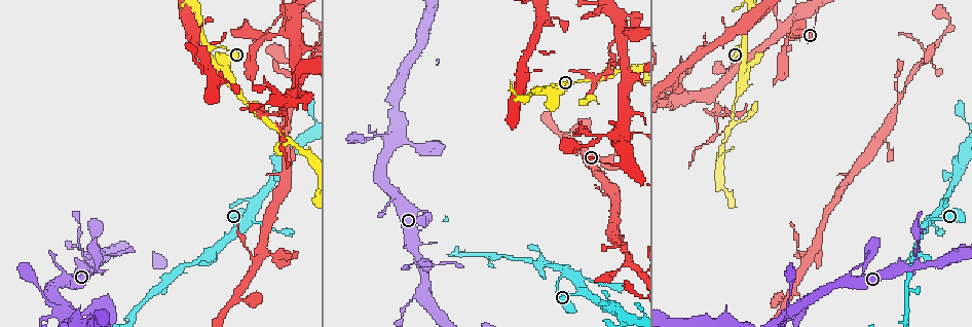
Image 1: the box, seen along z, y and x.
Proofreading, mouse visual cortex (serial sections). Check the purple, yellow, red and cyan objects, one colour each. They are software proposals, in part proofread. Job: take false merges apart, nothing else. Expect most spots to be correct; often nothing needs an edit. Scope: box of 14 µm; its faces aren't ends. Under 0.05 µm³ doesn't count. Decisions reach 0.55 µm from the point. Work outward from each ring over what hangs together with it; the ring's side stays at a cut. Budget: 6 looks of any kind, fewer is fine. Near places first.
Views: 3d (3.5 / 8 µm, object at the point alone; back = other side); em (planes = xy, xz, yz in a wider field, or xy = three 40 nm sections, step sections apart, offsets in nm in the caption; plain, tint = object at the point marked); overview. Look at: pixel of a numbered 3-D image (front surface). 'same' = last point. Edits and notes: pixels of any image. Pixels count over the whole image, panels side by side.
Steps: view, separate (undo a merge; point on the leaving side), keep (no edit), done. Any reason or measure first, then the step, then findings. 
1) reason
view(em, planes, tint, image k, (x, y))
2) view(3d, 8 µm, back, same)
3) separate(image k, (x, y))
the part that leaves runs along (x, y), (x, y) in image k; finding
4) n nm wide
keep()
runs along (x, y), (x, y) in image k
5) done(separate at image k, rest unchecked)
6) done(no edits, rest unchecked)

view(3d, 3.5 µm, image 1, (927, 221))

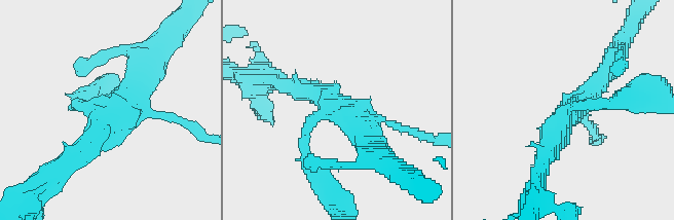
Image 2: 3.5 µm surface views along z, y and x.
4 arms; arms of 150, 200, 300, 300 nm
view(em, planes, tint, image 2, (330, 108))

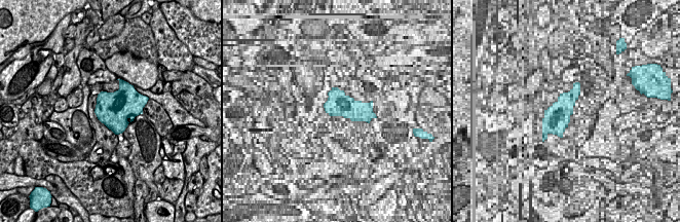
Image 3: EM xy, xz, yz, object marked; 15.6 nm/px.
view(em, xy, step 2, tint, same)

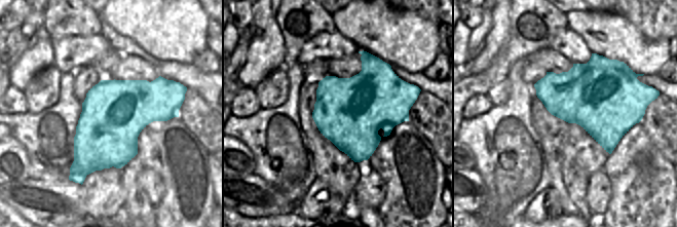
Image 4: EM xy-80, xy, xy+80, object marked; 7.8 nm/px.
550 nm wide
keep()
runs along (80, 99), (112, 114), (141, 79) in image 2; all the same cell

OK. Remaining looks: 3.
a narrow waist
view(3d, 8 µm, image 1, (917, 245))

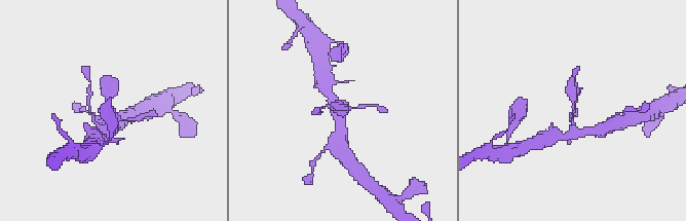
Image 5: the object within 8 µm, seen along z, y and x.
view(em, xy, step 2, tint, image 5, (115, 110))

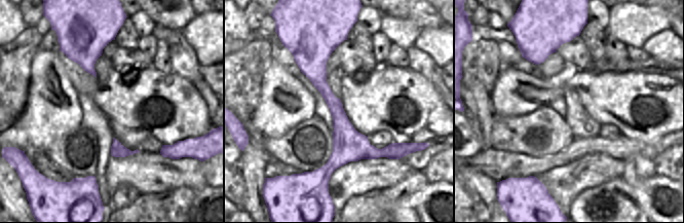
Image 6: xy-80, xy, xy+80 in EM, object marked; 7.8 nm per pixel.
keep()
runs along (570, 136), (573, 133), (572, 81) in image 5; one cell here

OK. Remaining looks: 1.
done(no edits, rest unchecked)

